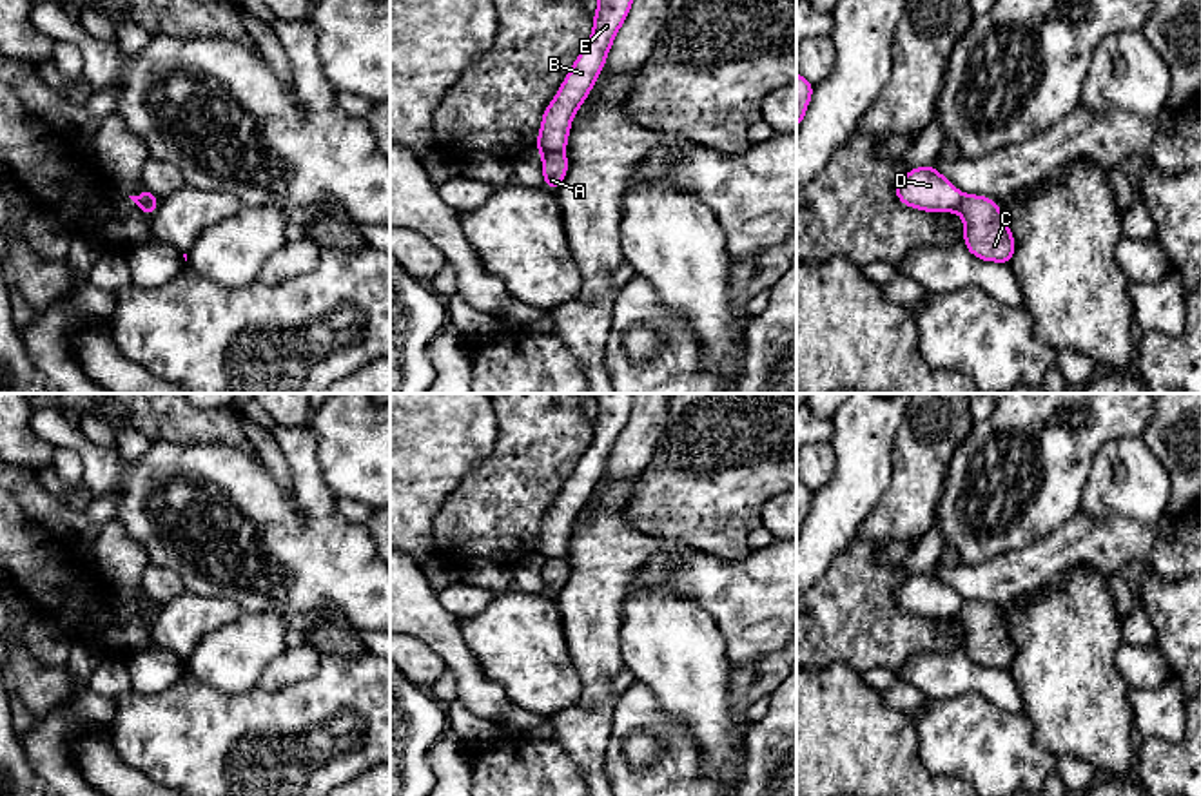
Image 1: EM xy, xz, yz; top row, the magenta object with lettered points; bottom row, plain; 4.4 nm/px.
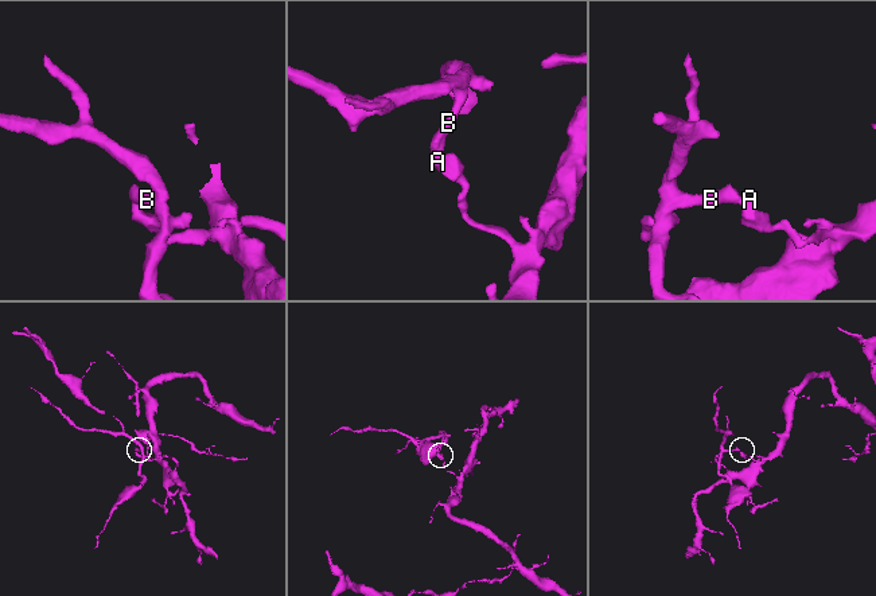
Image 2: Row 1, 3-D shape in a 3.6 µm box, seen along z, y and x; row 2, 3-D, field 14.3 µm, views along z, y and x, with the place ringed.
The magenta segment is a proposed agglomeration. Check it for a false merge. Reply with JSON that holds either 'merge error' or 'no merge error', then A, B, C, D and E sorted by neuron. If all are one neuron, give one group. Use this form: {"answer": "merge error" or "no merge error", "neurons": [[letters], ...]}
{"answer": "merge error", "neurons": [["A", "C"], ["B", "D", "E"]]}

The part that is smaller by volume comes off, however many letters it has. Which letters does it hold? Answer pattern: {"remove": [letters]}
{"remove": ["B", "D", "E"]}

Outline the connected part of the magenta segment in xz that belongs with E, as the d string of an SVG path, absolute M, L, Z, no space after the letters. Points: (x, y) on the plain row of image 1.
M633 393L593 395L599 403L593 439L586 453L579 459L559 499L544 515L535 551L541 560L566 558L571 524L588 504L597 482L604 475L606 461L633 410Z

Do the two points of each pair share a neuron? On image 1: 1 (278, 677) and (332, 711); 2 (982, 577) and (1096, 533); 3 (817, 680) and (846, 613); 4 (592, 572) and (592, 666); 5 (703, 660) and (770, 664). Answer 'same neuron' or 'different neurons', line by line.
1: different neurons
2: same neuron
3: different neurons
4: same neuron
5: different neurons

